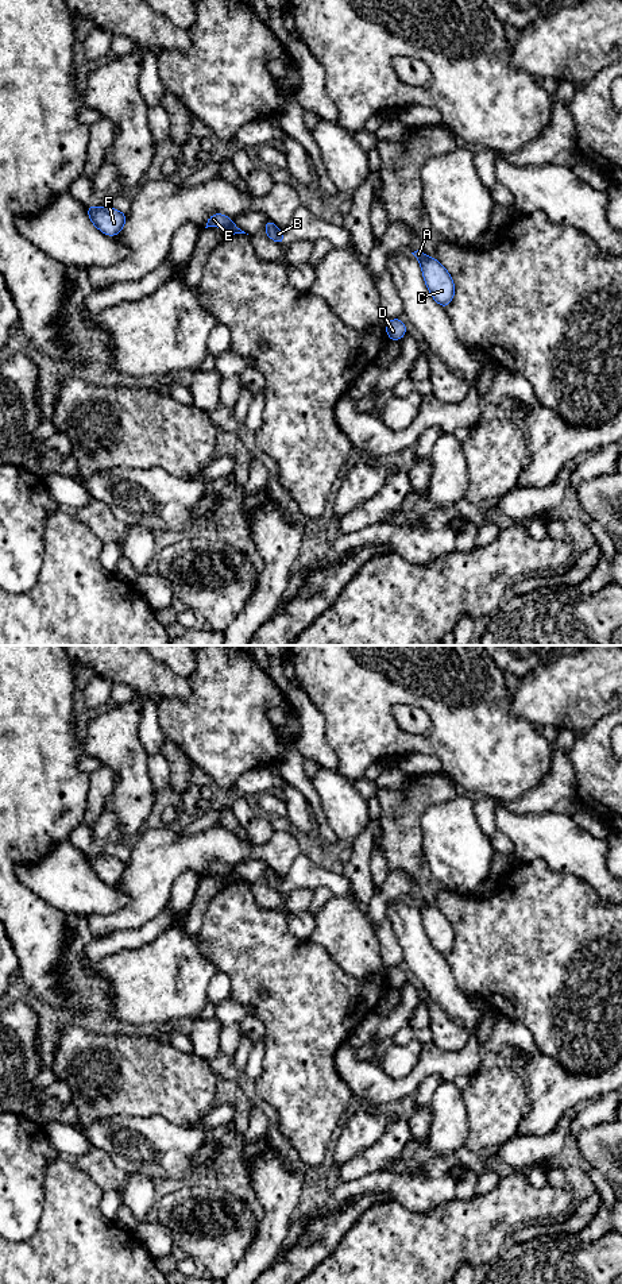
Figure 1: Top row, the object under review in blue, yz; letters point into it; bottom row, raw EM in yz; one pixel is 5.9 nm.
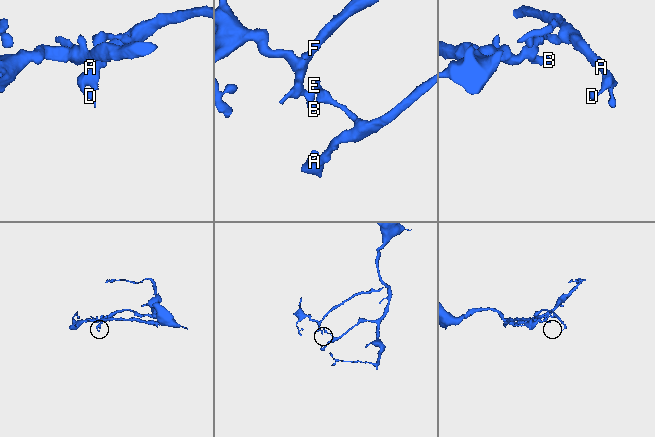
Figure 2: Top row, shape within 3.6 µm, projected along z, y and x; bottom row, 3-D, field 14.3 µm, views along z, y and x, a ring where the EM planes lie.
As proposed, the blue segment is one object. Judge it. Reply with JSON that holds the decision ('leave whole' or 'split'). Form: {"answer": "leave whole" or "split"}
{"answer": "split"}

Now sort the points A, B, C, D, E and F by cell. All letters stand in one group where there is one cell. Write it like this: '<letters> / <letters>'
A C D E / B F

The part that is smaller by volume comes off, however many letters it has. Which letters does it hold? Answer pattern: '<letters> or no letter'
B, F

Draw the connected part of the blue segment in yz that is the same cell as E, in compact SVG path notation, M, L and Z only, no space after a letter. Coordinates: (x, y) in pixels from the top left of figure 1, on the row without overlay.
M213 861L212 864L209 864L206 875L223 875L227 876L232 872L233 867L221 863L221 861Z

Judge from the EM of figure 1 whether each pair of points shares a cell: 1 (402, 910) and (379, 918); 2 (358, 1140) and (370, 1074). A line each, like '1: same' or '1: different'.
1: different
2: different

